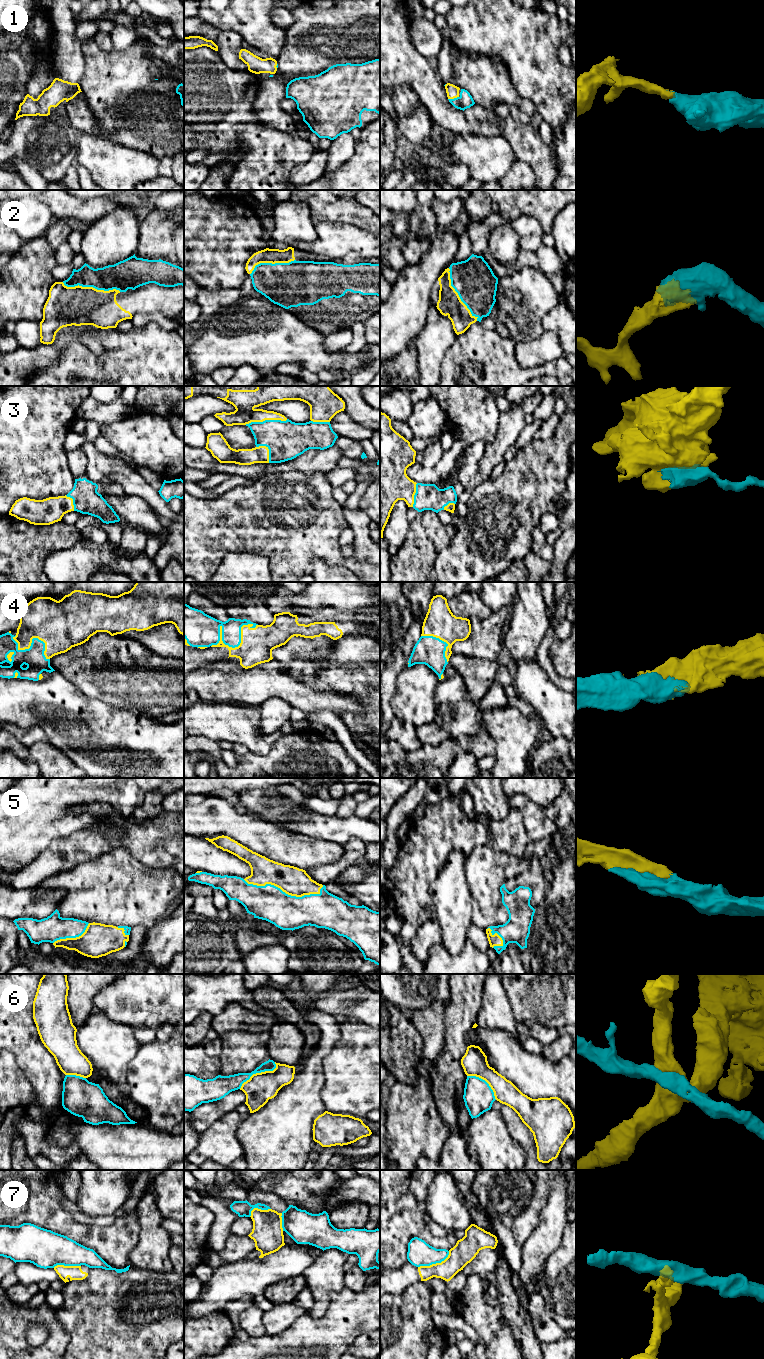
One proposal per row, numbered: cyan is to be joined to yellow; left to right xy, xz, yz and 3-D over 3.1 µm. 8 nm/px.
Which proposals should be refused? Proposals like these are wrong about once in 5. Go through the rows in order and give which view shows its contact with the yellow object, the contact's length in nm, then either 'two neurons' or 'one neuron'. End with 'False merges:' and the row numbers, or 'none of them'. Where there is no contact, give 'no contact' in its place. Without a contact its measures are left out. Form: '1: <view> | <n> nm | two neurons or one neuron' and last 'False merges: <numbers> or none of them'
1: yz | 90 nm | one neuron
2: xy | 480 nm | one neuron
3: xz | 340 nm | one neuron
4: xz | 420 nm | one neuron
5: xz | 650 nm | one neuron
6: xz | 360 nm | two neurons
7: yz | 280 nm | two neurons
False merges: 6, 7

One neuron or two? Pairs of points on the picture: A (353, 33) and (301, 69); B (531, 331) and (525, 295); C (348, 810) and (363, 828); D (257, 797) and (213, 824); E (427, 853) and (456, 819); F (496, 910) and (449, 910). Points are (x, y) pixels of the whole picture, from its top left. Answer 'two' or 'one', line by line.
A: one
B: one
C: two
D: two
E: one
F: two

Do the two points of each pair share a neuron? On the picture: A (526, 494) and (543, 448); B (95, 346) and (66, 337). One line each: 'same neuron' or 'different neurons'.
A: same neuron
B: same neuron

